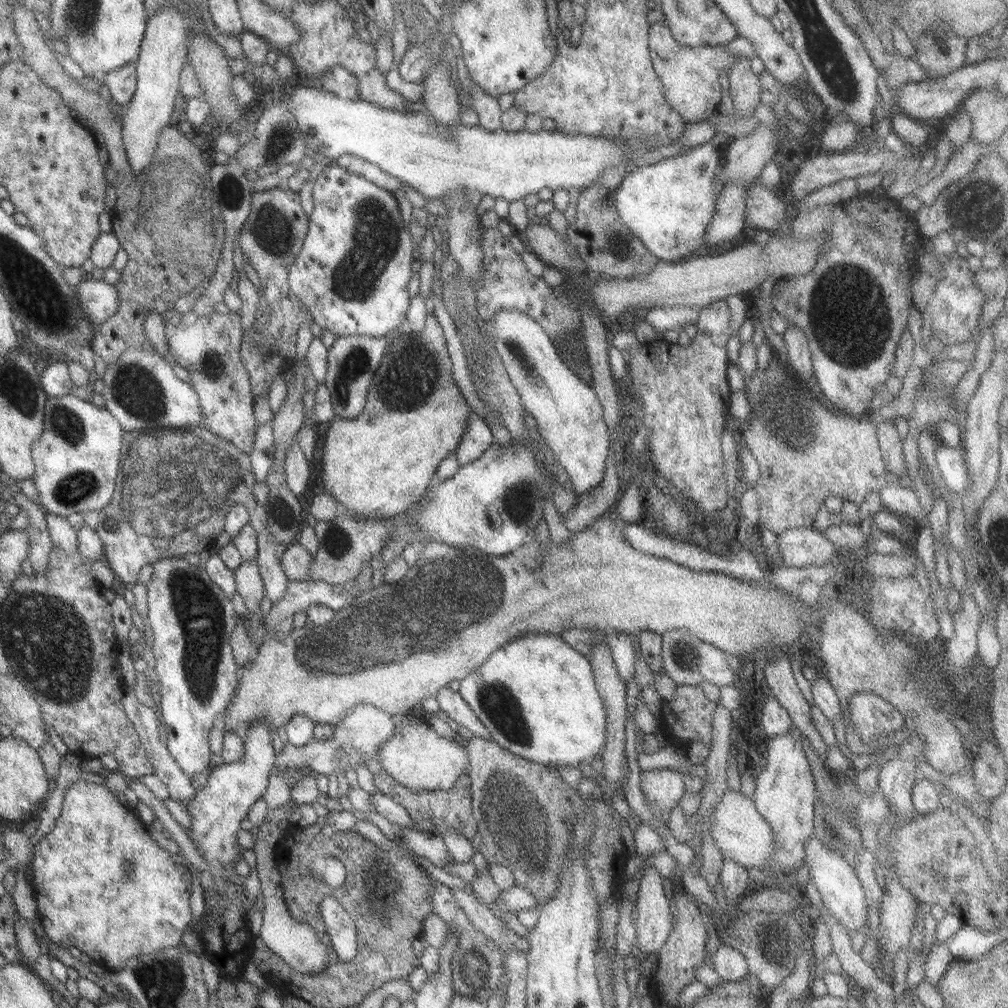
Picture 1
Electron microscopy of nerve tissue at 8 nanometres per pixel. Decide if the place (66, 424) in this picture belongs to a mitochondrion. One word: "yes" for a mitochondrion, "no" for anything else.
yes

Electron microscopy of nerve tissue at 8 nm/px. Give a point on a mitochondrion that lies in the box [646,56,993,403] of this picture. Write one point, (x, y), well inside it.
(850, 322)

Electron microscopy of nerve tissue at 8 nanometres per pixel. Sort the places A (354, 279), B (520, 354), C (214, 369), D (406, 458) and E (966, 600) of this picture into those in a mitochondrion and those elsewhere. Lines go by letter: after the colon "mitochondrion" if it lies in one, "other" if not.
A: mitochondrion
B: mitochondrion
C: mitochondrion
D: other
E: other

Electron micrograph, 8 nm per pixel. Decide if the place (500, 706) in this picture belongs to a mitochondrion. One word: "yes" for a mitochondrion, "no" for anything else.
yes

